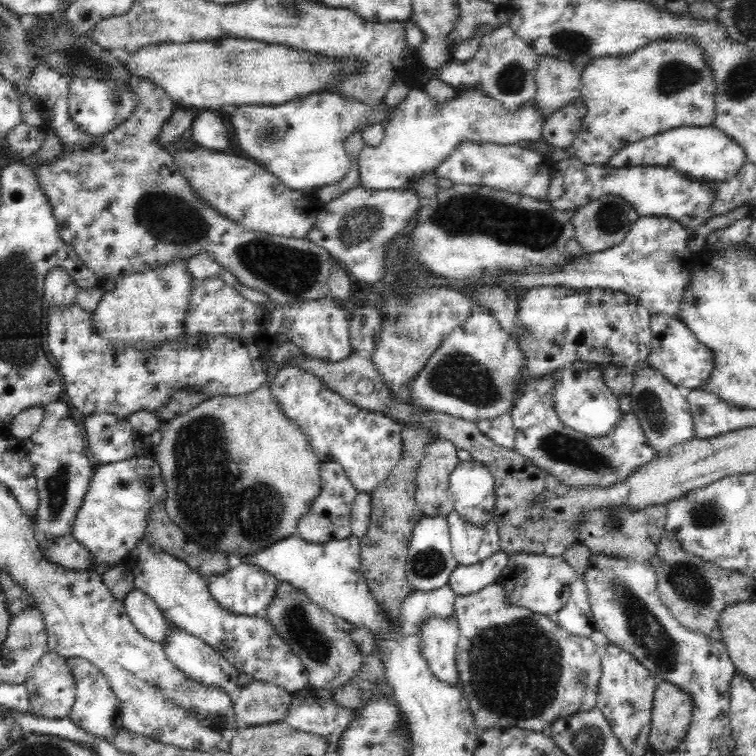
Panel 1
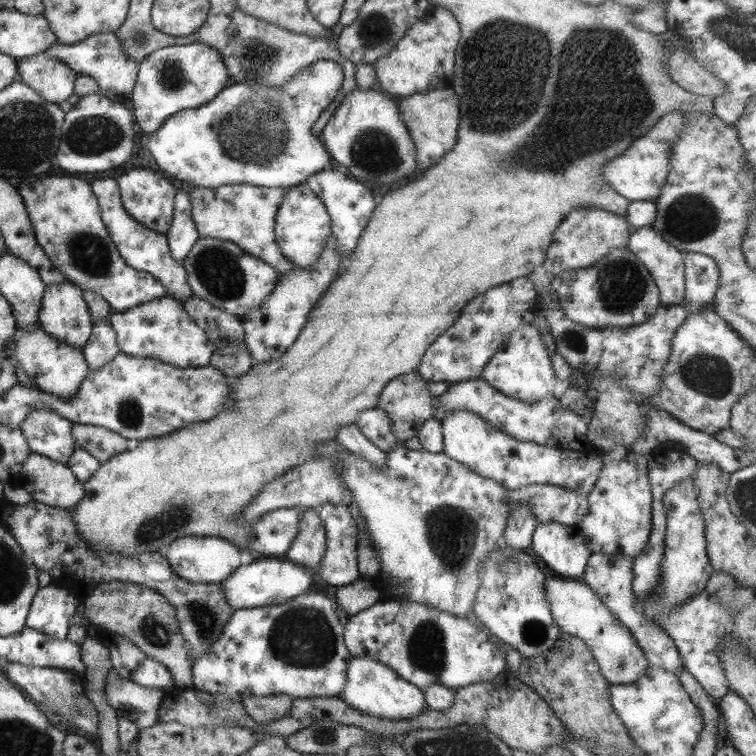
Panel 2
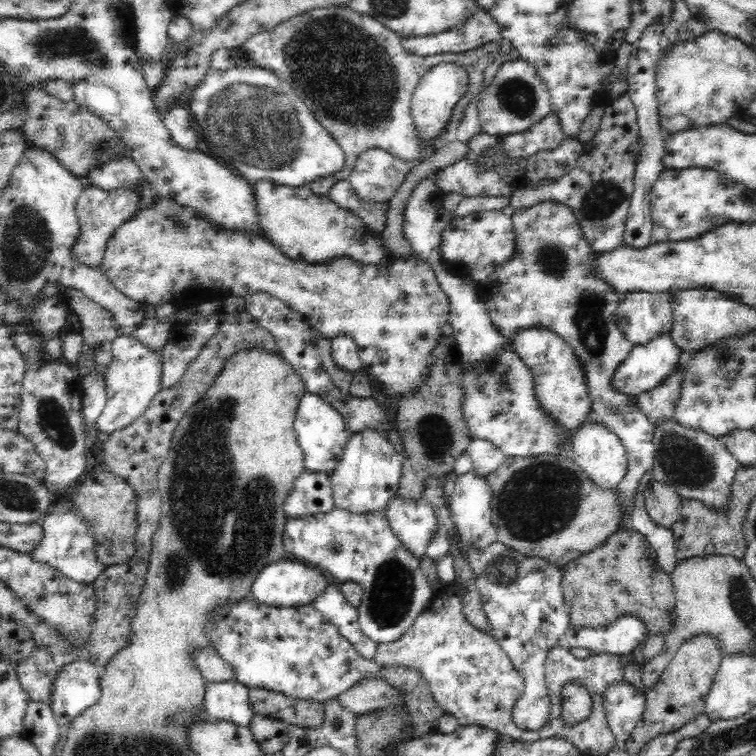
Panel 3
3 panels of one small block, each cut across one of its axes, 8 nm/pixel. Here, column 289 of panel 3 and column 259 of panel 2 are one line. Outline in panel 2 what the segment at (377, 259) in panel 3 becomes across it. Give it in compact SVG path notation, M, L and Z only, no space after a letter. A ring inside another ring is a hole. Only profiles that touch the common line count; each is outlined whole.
M248 184L217 188L193 188L189 192L190 214L199 237L231 241L277 271L277 279L295 267L275 244L274 224L278 207L287 188L265 188Z

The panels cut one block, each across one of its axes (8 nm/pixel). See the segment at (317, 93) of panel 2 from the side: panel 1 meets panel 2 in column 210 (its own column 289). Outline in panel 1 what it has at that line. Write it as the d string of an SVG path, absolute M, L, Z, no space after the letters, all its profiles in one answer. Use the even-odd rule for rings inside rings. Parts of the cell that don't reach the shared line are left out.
M319 92L306 97L295 96L280 105L238 105L230 113L230 127L234 130L234 140L240 151L248 159L266 167L278 180L292 190L316 190L318 187L334 185L342 180L350 170L351 161L346 153L344 142L358 129L374 123L384 123L389 110L382 105L378 108L363 106L360 102L340 98L338 94Z

